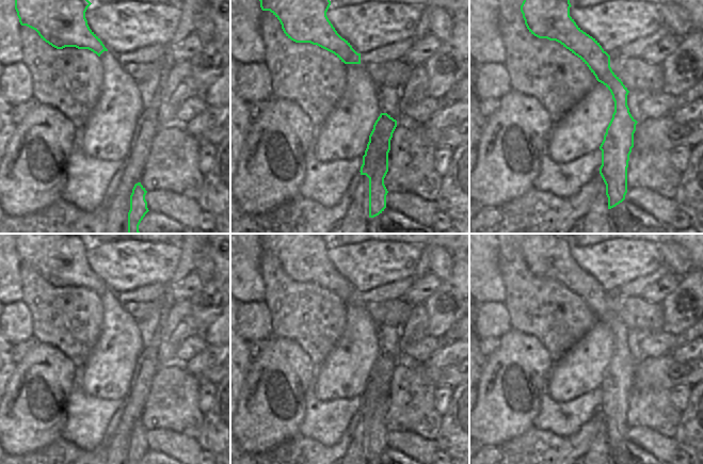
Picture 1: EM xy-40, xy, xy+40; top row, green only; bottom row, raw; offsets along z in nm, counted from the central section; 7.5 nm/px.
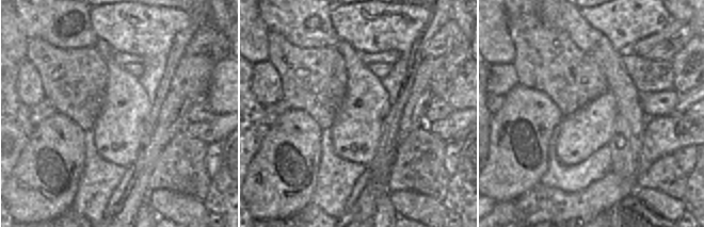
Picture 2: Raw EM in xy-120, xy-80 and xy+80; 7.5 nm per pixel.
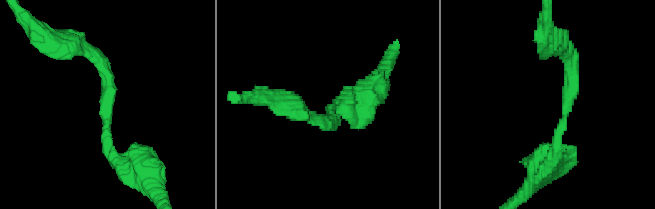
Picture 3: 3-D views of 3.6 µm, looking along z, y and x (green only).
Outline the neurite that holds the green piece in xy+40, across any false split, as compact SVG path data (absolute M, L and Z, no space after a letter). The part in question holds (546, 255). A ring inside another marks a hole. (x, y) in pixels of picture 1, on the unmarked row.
M527 234L521 251L531 273L560 282L577 294L612 334L614 351L600 385L600 413L606 423L608 448L611 448L622 442L627 432L627 406L638 361L627 345L629 330L610 306L610 294L576 263L570 255L571 245L570 237Z

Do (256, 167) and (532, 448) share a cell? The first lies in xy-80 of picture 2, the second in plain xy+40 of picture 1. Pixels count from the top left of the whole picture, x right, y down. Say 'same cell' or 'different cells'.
different cells

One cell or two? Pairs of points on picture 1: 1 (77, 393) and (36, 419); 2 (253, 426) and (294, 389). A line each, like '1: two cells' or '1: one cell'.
1: two cells
2: one cell

